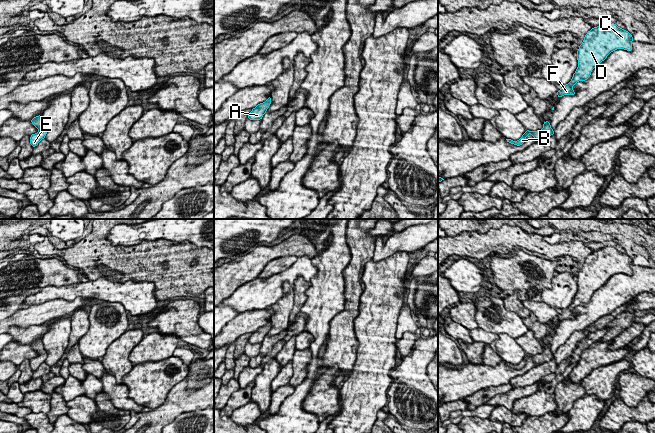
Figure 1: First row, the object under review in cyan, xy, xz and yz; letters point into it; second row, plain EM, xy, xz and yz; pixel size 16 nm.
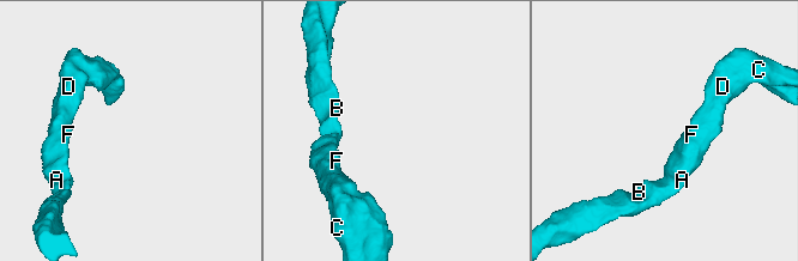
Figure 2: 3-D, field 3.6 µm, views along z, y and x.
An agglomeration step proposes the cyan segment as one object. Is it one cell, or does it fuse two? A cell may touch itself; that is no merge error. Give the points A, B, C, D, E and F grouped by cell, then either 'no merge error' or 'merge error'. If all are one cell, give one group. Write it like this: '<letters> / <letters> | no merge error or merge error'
A B C D E F | no merge error

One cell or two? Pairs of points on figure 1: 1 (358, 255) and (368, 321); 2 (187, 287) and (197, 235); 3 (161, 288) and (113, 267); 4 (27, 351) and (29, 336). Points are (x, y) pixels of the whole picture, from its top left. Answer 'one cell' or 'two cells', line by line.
1: two cells
2: two cells
3: one cell
4: two cells

